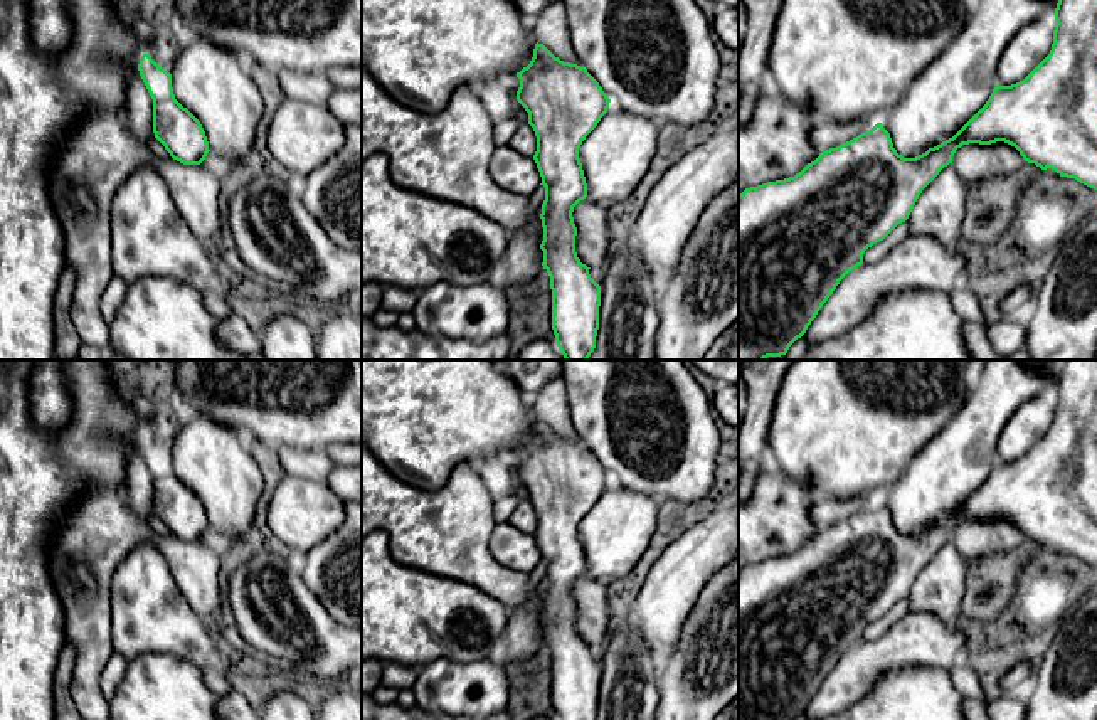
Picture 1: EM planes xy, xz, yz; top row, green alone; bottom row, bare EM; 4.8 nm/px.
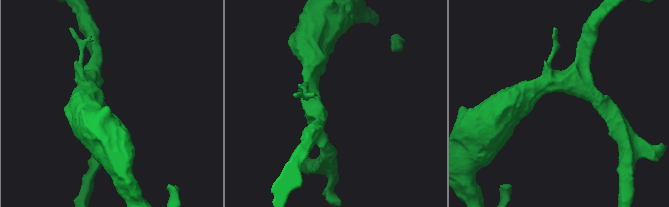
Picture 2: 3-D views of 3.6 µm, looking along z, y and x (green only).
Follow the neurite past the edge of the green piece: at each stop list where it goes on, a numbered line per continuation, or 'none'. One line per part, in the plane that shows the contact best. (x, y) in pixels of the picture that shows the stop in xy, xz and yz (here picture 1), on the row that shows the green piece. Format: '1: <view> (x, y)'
none

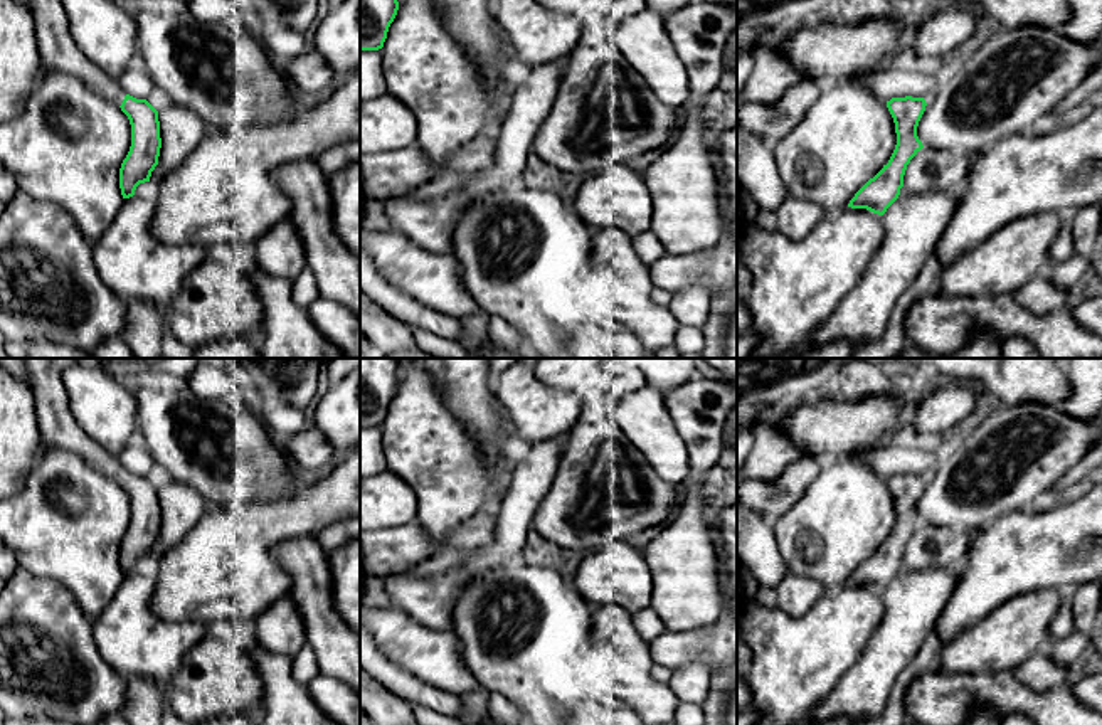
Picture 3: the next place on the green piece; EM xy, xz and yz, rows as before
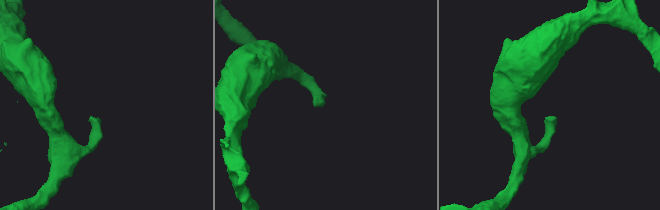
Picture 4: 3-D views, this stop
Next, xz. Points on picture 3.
none

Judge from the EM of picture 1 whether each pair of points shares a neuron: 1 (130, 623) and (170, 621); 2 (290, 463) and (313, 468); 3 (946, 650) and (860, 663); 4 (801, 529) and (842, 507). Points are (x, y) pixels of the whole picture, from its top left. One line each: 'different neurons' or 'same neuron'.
1: same neuron
2: same neuron
3: same neuron
4: different neurons

